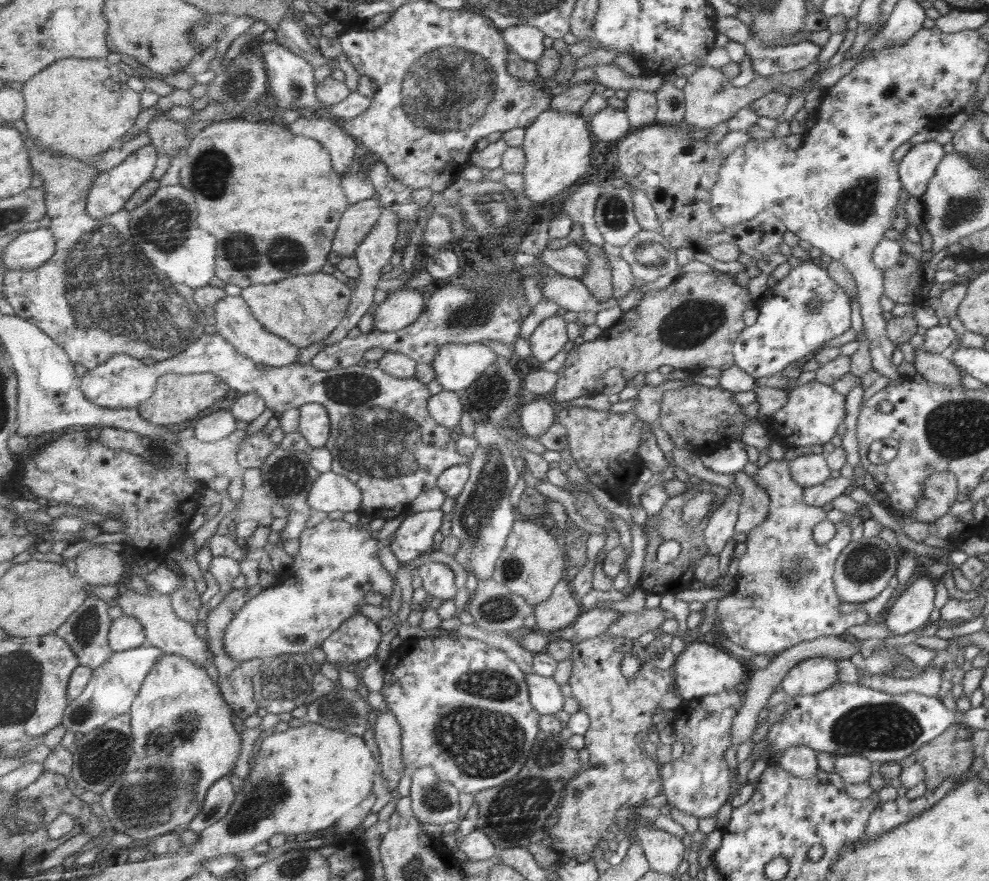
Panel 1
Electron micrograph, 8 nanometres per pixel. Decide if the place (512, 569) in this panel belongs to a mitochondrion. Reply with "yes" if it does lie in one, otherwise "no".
yes

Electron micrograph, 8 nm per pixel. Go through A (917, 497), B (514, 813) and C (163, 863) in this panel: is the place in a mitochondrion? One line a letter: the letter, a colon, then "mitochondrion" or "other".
A: other
B: mitochondrion
C: other

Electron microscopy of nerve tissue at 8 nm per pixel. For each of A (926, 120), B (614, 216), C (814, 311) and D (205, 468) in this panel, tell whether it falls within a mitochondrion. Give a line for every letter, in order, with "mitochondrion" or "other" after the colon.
A: other
B: mitochondrion
C: mitochondrion
D: other

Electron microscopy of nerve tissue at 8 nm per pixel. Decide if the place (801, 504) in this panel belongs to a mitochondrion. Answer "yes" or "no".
no

